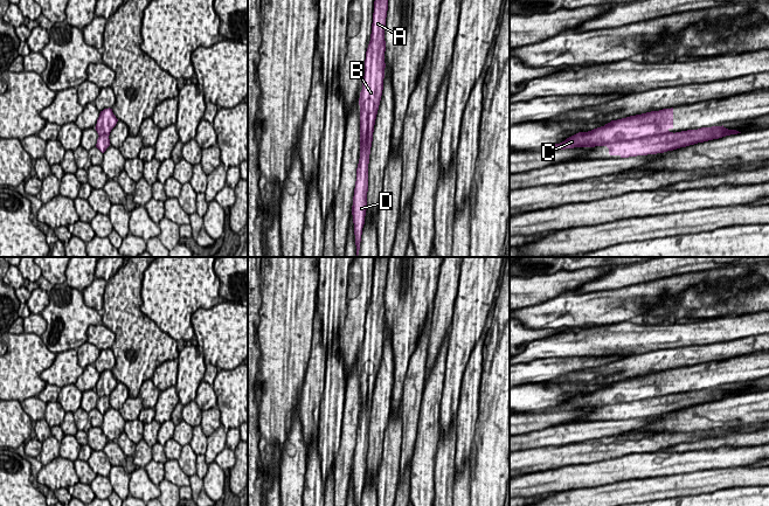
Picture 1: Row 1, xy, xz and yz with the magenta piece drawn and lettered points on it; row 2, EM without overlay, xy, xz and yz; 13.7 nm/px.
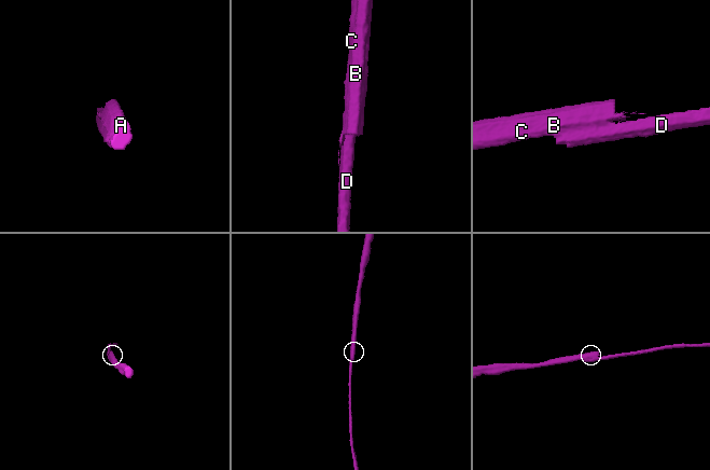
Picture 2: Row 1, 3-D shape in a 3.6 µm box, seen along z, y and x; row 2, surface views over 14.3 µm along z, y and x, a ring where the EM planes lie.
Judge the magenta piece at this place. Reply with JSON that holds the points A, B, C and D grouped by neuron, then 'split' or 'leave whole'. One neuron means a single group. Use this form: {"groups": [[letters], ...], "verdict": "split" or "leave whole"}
{"groups": [["A", "B", "C"], ["D"]], "verdict": "split"}

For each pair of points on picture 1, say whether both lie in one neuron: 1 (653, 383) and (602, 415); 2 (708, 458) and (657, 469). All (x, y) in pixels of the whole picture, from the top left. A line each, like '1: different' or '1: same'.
1: different
2: same

